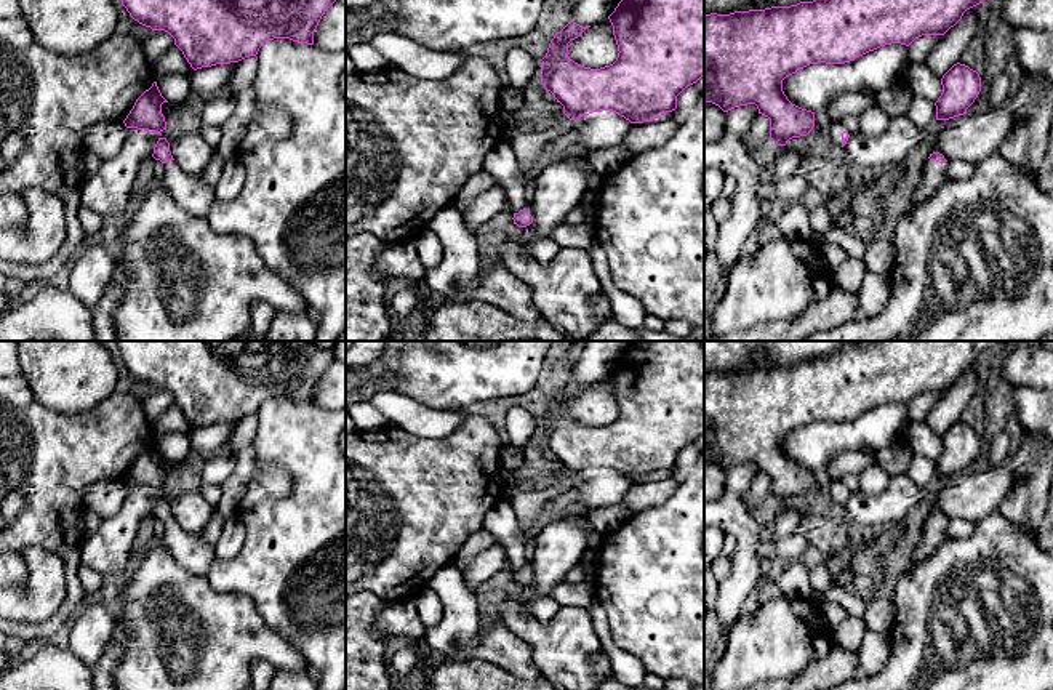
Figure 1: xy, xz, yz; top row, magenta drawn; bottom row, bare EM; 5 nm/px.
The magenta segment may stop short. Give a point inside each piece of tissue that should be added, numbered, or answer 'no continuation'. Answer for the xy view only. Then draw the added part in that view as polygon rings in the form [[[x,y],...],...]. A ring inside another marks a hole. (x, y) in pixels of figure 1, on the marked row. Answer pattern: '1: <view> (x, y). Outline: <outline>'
1: xy (191, 192). Outline: [[[174,160],[165,163],[165,175],[158,181],[184,211],[206,218],[213,205],[213,187],[203,179],[203,175],[186,173]]]

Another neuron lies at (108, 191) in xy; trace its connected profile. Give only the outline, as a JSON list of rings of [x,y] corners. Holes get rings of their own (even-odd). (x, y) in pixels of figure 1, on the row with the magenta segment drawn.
[[[128,128],[122,150],[110,160],[104,160],[98,171],[85,176],[82,184],[82,207],[101,216],[118,215],[136,191],[136,176],[144,157],[152,157],[166,130],[149,133]]]

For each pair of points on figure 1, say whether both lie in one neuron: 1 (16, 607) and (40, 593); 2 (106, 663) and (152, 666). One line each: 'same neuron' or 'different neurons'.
1: same neuron
2: different neurons

